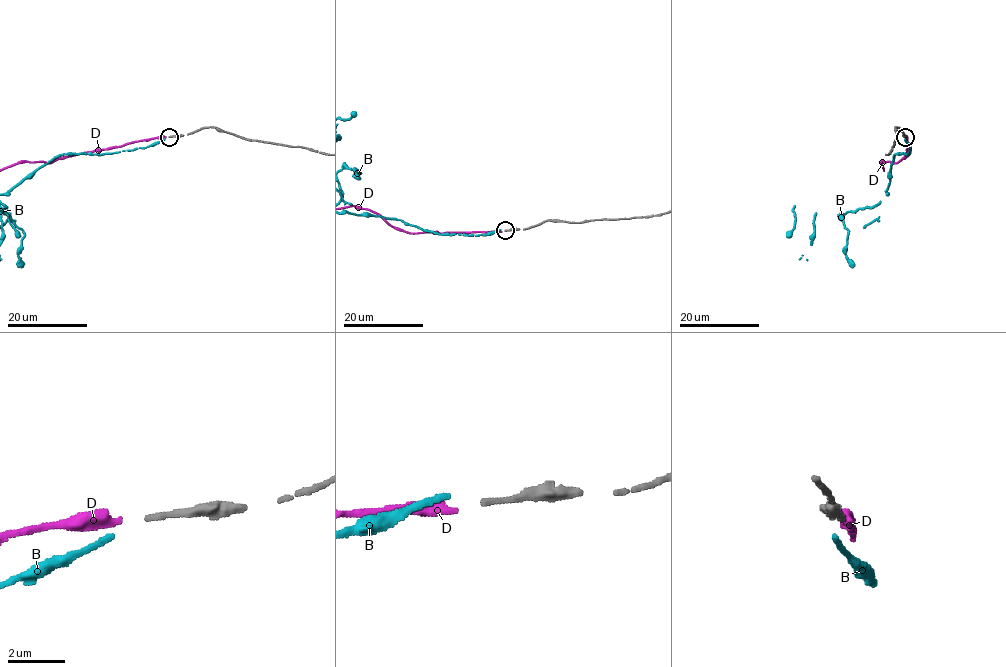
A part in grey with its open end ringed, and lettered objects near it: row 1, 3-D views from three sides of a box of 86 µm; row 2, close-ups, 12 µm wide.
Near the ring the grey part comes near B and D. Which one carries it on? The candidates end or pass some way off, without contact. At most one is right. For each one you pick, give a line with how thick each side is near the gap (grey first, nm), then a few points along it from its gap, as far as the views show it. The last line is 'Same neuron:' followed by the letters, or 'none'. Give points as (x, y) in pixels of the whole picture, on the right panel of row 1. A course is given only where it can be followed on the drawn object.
Same neuron: none

